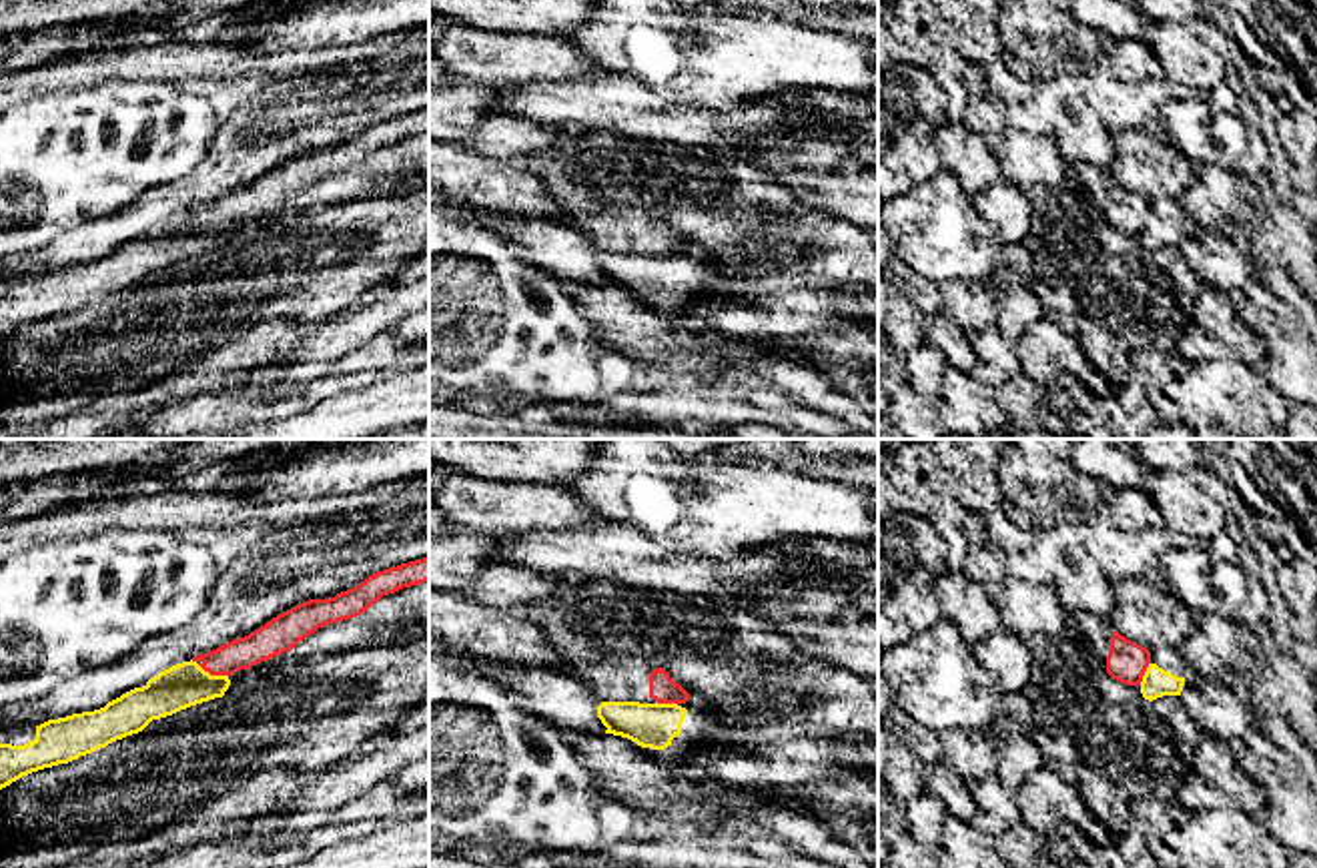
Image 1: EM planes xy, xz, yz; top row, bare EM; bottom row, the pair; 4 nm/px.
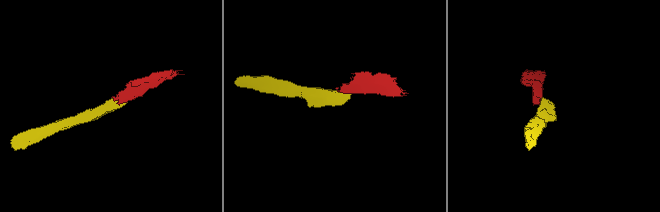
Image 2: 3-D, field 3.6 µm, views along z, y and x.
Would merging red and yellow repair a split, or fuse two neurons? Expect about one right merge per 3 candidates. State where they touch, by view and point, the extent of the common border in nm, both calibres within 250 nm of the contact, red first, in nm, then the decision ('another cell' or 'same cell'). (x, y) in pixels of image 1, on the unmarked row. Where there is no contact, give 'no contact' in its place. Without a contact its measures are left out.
meets red in xy at (213, 225); contact 130 nm long; 130 nm thick on the red side, 180 nm on the other; another cell

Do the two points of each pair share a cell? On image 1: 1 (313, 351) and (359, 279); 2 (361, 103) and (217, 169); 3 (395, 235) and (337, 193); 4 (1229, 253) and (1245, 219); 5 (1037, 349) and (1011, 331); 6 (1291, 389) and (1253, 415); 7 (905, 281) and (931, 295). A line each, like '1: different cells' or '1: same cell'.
1: different cells
2: same cell
3: different cells
4: different cells
5: different cells
6: different cells
7: same cell

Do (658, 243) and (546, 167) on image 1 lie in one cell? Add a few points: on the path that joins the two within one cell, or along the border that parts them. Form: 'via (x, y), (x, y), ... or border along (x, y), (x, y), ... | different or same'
via (630, 215), (606, 191), (590, 191), (574, 177) | same

